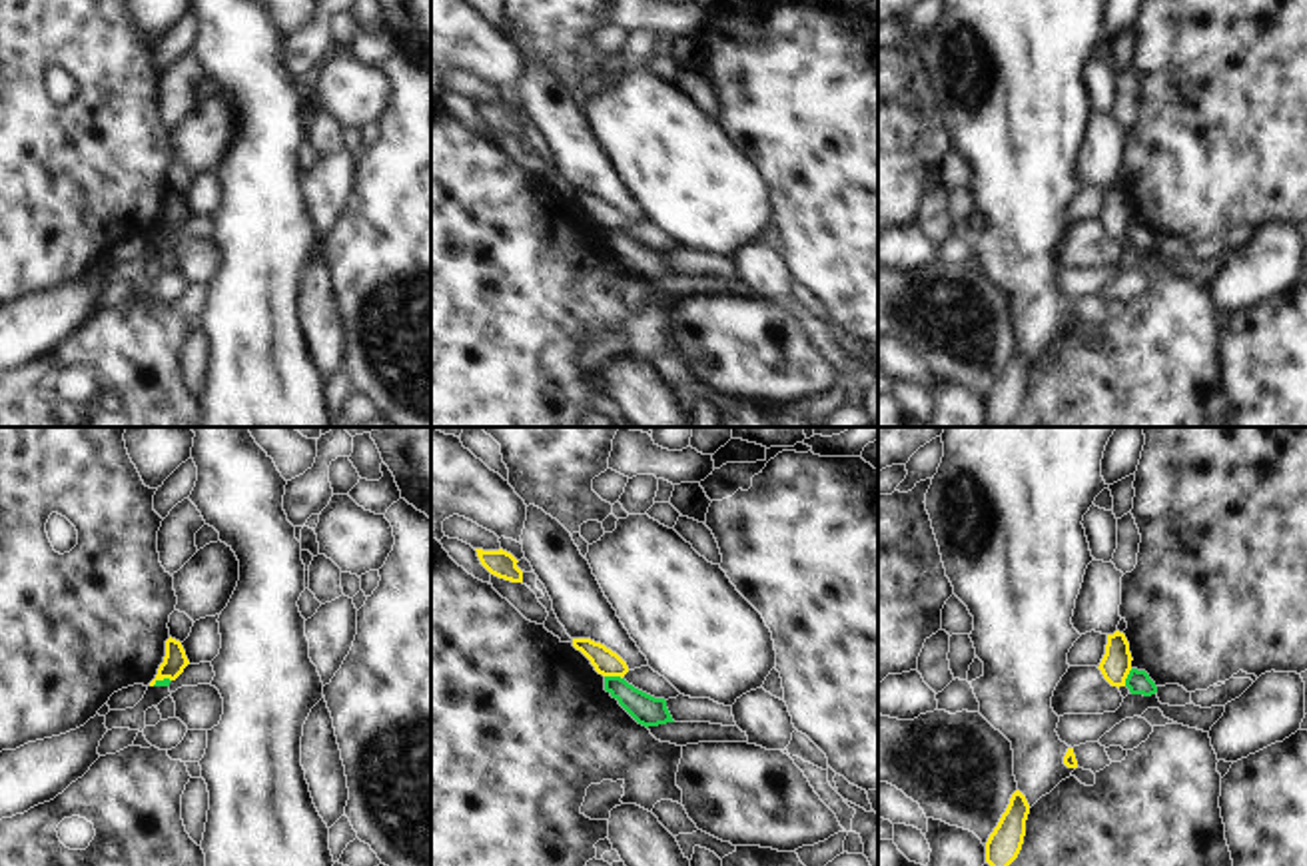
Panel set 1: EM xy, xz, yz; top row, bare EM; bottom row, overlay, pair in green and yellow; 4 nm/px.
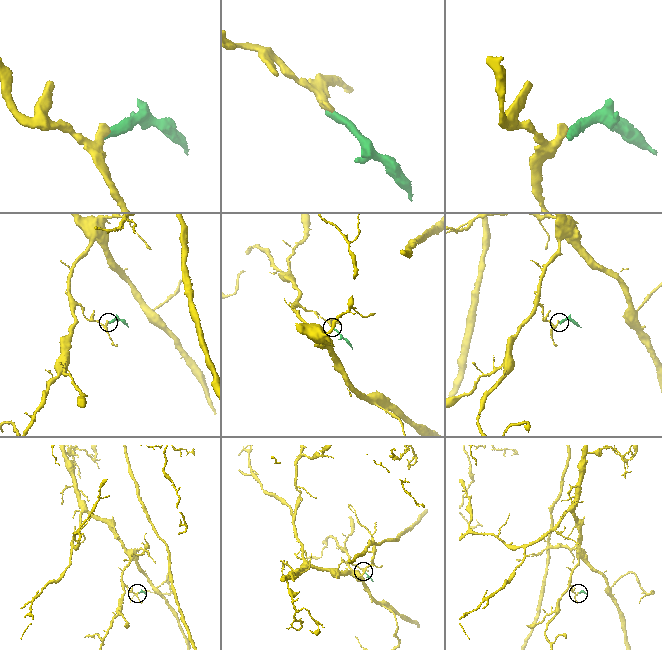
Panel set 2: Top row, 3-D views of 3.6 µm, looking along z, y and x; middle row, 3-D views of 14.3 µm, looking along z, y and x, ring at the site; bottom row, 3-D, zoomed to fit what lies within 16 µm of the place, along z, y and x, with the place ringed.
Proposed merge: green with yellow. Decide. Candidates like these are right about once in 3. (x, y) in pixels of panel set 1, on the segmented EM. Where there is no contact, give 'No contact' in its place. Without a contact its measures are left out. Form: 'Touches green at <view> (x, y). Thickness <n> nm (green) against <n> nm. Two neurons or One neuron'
Touches green at xz (613, 677). Thickness 120 nm (green) against 110 nm. Two neurons.

